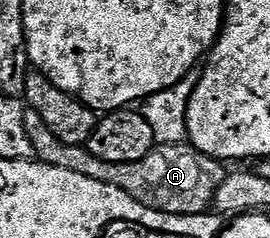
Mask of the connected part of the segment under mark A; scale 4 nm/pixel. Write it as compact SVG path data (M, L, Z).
M33 109L25 110L25 126L27 139L31 139L36 160L51 167L63 167L63 171L87 175L87 179L95 179L104 185L119 187L119 191L127 191L127 195L143 203L143 207L151 207L155 211L171 215L206 212L213 204L215 191L219 191L227 175L226 166L216 157L203 155L188 143L157 145L146 157L135 163L107 163L103 159L95 159L95 155L91 155L88 148L59 143L59 139L51 135L47 123L43 123L43 119L39 119L39 115Z

